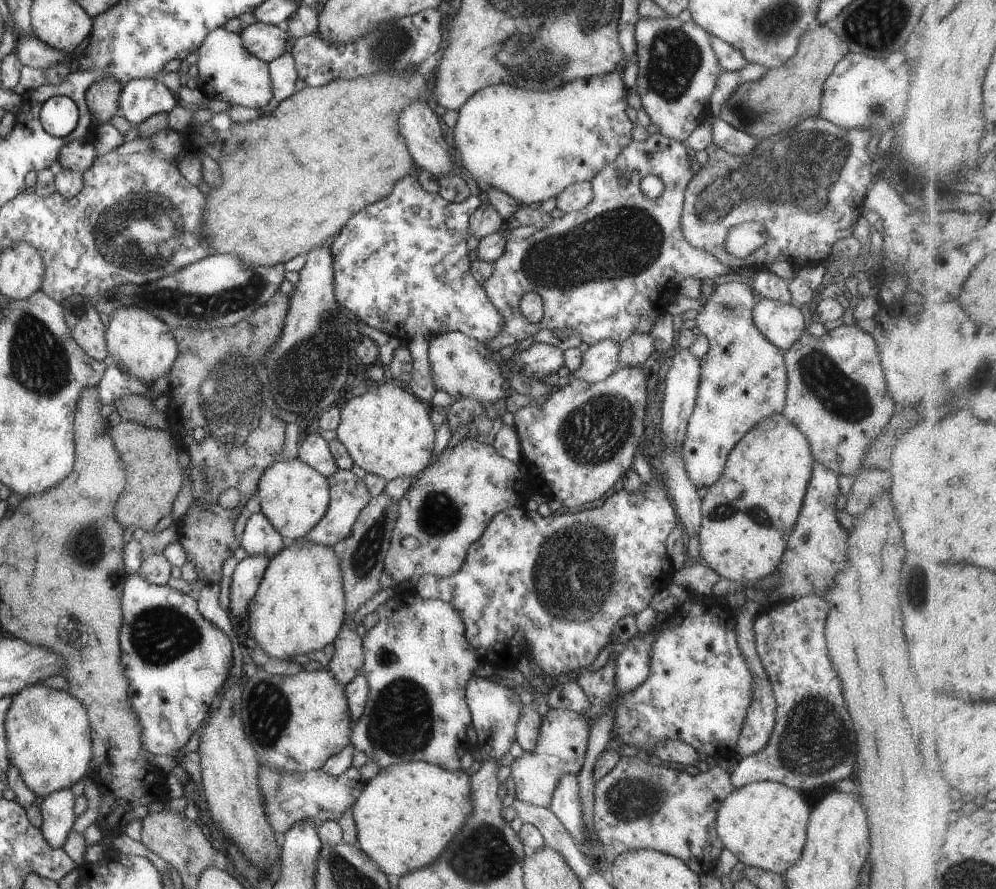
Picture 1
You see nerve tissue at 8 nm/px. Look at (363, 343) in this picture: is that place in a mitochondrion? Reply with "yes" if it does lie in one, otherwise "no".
yes

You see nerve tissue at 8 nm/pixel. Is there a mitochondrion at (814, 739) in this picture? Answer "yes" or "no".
yes

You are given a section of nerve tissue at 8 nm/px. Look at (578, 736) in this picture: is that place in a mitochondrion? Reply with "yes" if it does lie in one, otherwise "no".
no

